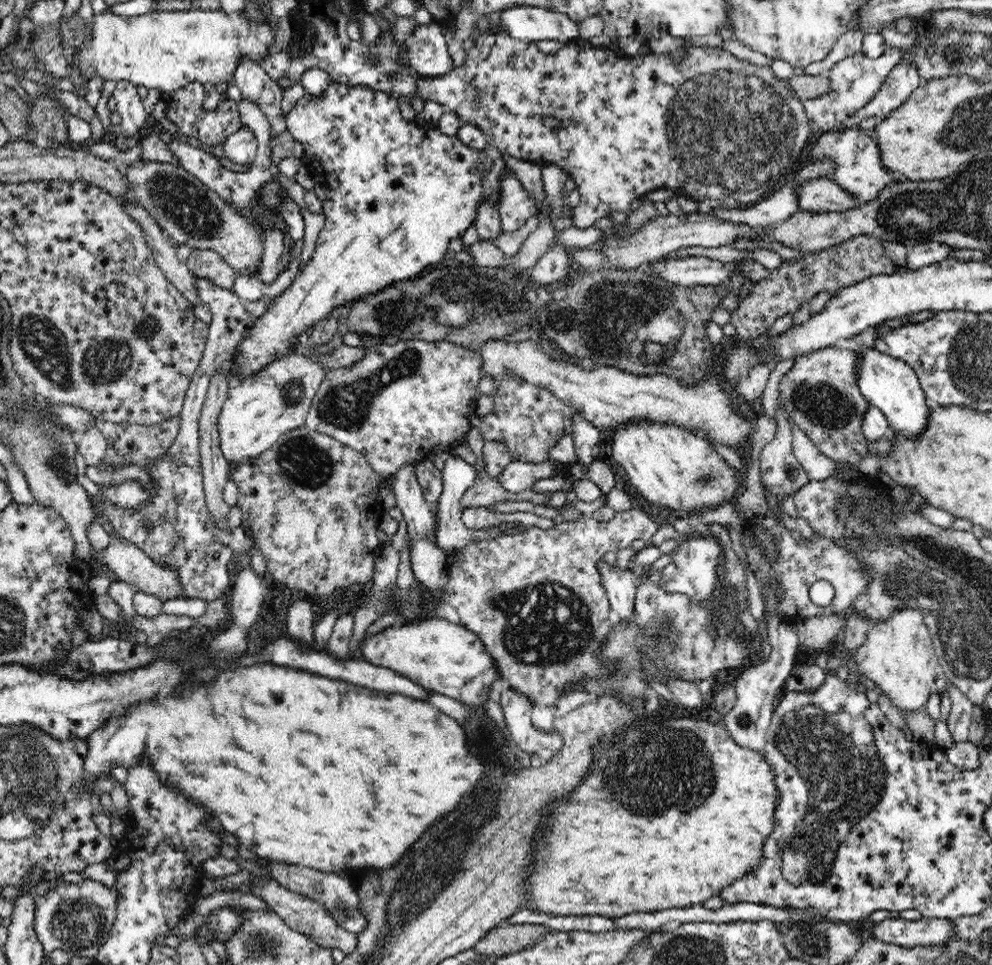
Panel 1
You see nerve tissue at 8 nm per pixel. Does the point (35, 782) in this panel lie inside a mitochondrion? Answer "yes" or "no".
yes

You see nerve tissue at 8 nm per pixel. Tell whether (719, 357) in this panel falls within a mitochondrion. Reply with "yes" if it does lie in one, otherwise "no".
no

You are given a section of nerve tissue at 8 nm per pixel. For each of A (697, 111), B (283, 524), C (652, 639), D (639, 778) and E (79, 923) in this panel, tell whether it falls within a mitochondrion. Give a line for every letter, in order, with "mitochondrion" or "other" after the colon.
A: mitochondrion
B: other
C: mitochondrion
D: mitochondrion
E: mitochondrion

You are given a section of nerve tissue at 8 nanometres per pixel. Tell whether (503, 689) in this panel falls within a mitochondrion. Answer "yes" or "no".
no

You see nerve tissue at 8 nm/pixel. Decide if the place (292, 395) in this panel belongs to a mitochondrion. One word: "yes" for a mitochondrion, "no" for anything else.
yes

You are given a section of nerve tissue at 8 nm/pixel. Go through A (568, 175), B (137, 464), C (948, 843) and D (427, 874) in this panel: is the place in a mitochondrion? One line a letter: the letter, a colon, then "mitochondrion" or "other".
A: other
B: other
C: other
D: mitochondrion

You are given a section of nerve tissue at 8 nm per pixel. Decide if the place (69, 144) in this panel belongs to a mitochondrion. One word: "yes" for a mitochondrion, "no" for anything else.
no

